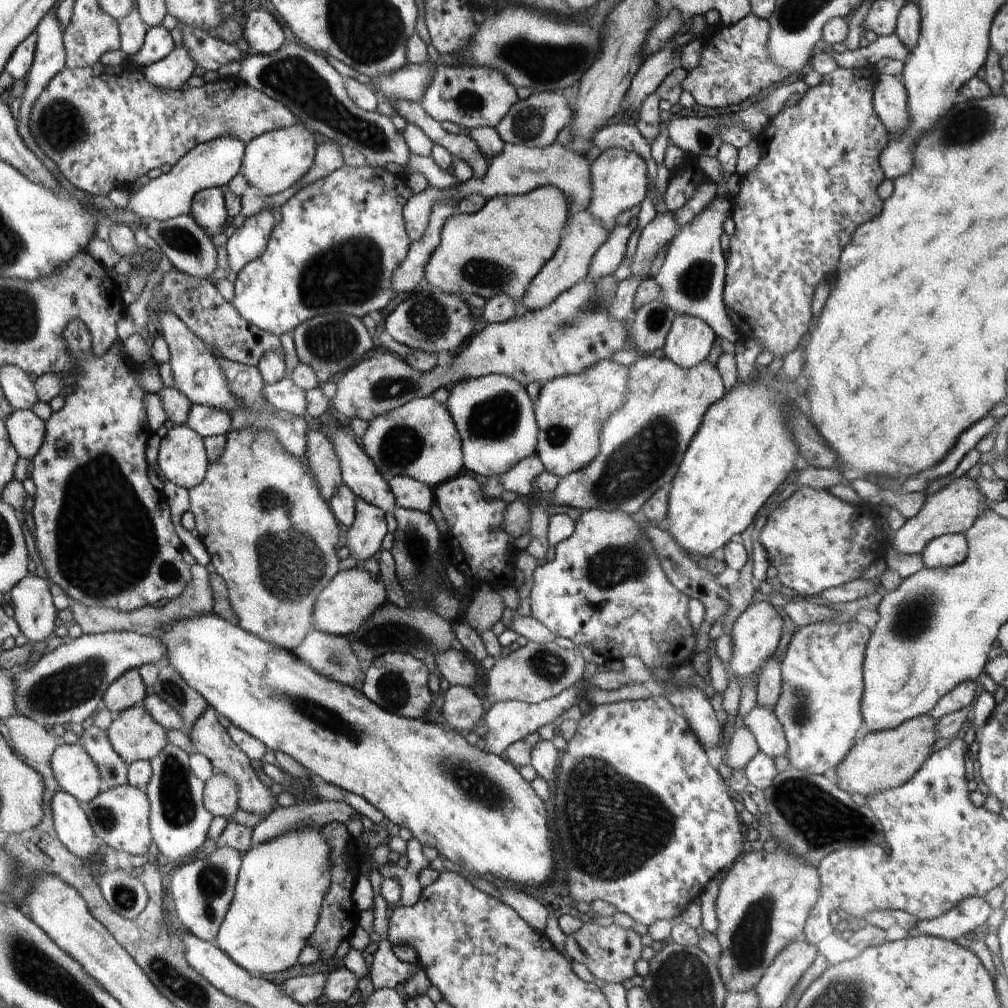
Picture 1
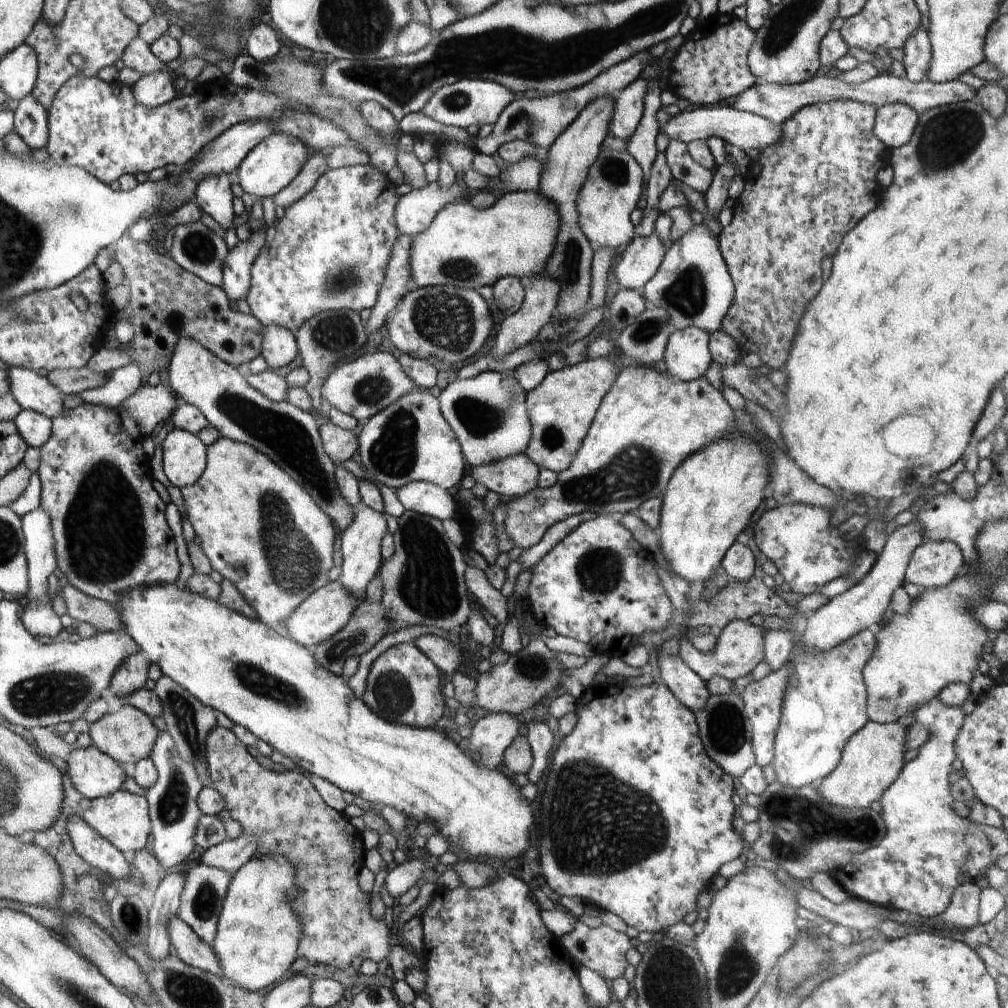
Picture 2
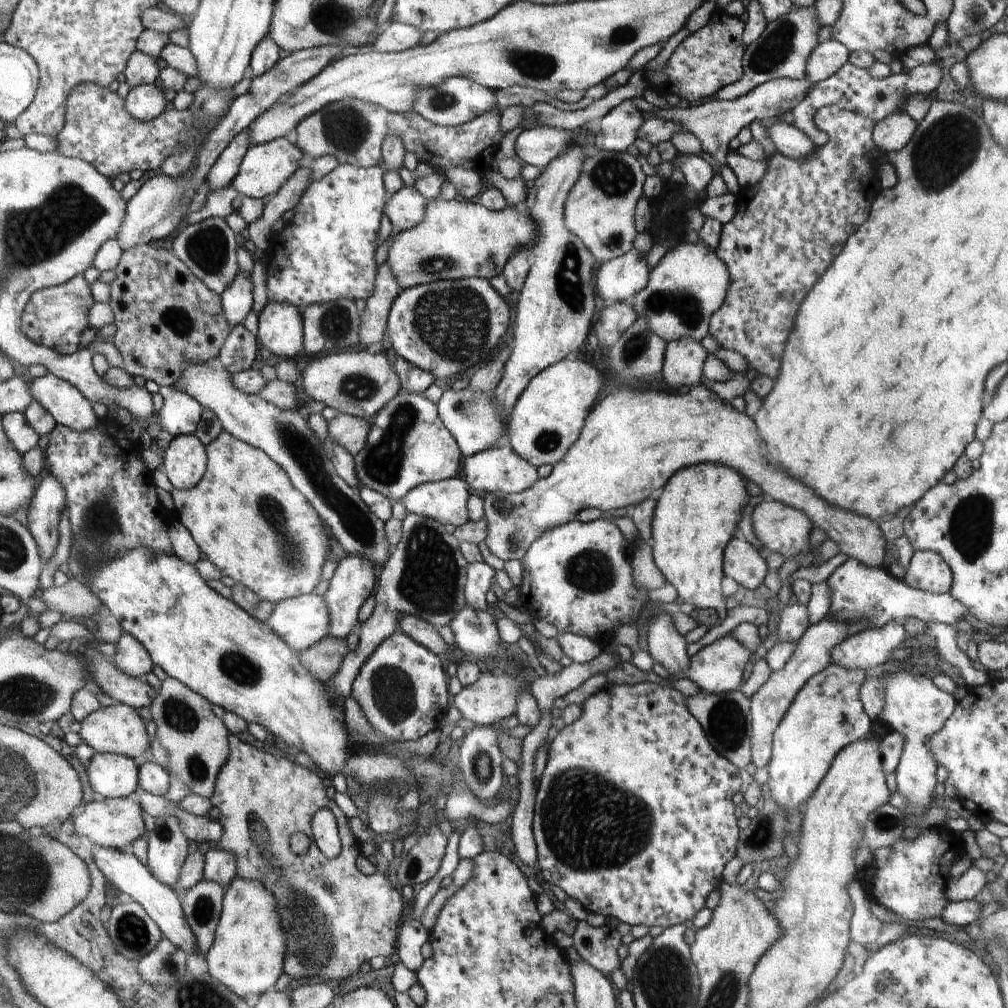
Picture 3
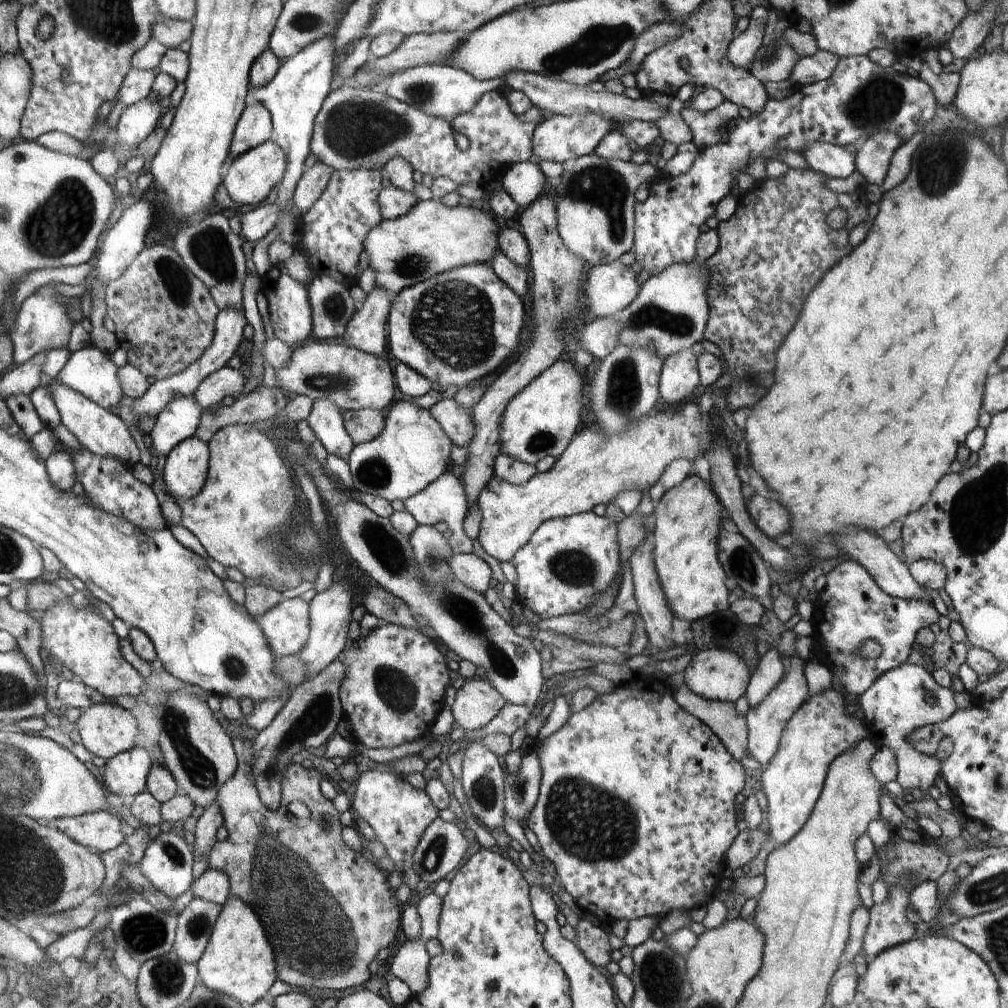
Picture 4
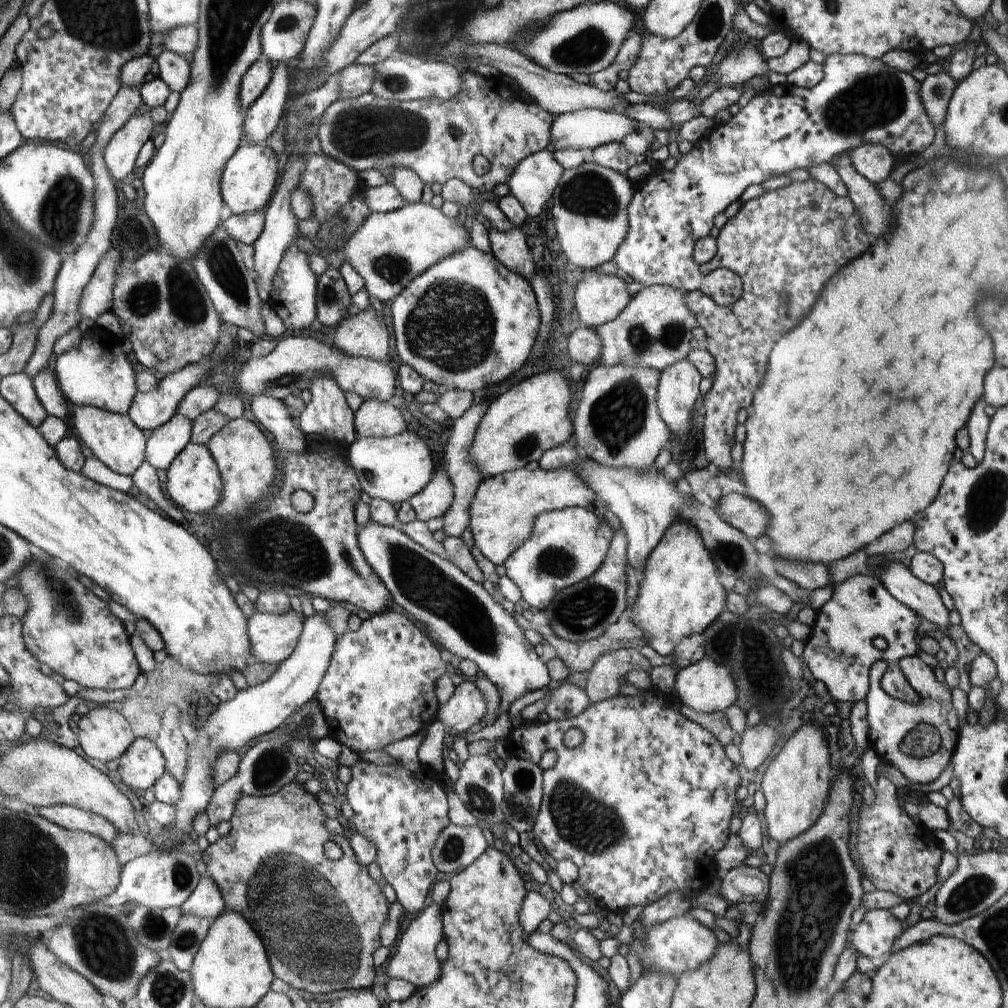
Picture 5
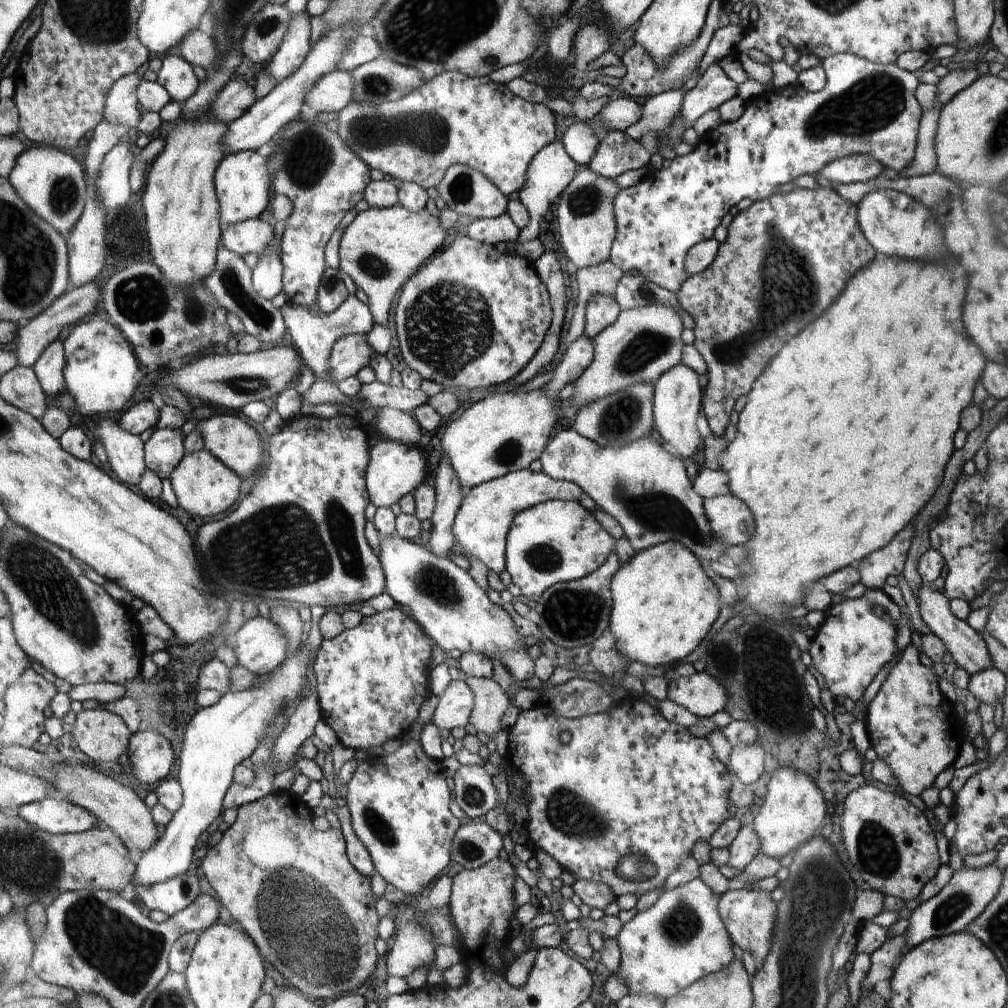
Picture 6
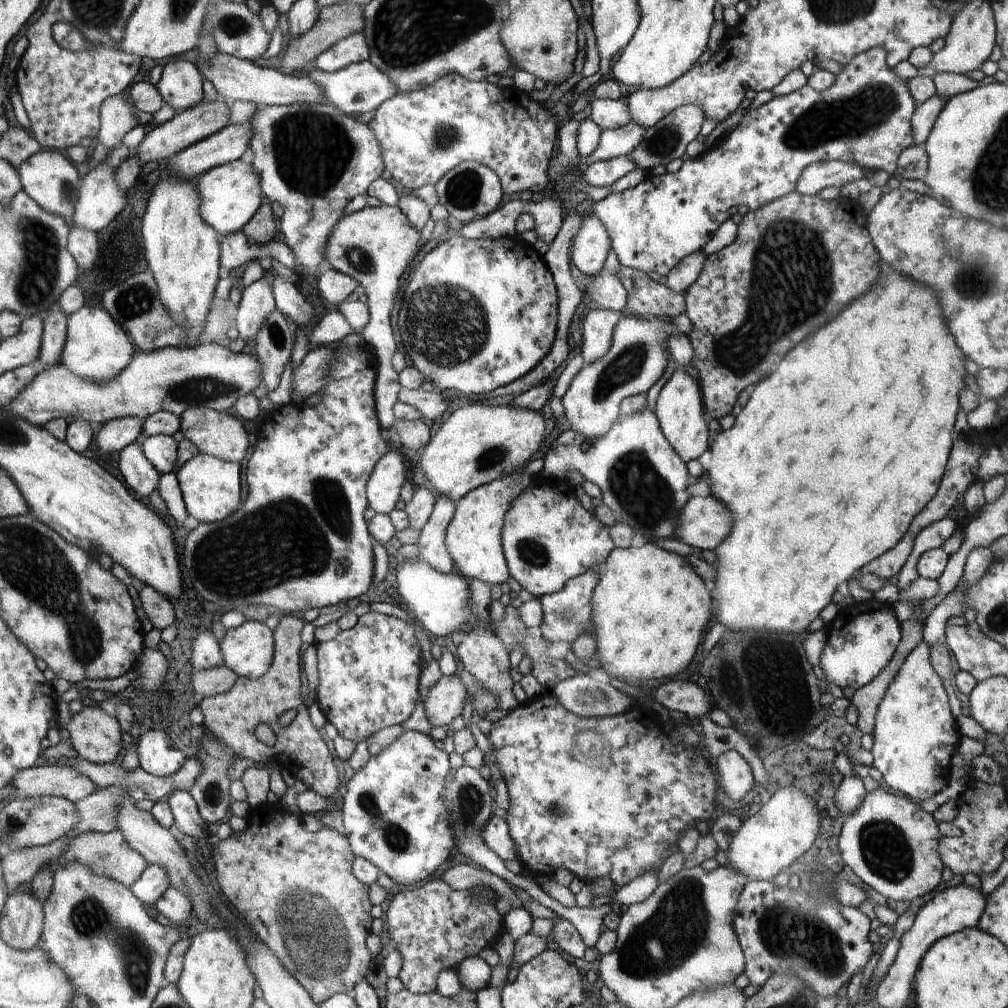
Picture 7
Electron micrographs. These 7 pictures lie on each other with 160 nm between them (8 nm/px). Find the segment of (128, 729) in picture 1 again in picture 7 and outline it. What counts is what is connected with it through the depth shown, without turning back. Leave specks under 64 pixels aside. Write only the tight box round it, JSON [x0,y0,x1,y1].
[65,706,122,763]

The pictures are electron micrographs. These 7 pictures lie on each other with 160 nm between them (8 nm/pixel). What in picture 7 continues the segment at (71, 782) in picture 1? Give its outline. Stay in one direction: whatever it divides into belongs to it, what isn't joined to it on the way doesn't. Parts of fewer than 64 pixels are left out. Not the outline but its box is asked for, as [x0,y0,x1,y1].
[137,729,188,777]

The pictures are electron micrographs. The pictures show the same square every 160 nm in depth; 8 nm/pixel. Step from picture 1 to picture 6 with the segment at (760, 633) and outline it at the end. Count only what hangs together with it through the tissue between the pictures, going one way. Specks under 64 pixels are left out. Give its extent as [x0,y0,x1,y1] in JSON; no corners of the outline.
[667,671,728,717]

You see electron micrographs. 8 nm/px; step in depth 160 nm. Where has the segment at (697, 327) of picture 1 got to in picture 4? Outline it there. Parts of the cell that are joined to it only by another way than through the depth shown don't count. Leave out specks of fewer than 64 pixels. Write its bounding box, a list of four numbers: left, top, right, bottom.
[659,349,701,406]

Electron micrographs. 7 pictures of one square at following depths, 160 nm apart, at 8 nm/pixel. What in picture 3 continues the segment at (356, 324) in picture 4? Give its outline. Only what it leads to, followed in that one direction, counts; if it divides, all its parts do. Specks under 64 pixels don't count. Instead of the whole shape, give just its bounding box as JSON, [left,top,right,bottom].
[360,262,402,346]

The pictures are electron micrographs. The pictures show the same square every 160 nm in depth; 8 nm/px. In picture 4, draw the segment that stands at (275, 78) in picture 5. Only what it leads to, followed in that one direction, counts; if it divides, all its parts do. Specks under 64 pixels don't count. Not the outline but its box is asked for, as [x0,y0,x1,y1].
[231,100,273,162]

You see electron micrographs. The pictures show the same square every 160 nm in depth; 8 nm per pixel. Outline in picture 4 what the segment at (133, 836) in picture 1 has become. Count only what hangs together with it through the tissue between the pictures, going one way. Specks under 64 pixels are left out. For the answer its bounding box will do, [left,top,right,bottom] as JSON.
[56,810,125,854]

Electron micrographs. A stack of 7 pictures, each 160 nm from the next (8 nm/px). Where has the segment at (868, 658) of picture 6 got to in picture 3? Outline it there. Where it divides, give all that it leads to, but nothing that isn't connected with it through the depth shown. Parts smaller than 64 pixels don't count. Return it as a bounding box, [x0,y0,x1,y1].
[826,558,968,627]

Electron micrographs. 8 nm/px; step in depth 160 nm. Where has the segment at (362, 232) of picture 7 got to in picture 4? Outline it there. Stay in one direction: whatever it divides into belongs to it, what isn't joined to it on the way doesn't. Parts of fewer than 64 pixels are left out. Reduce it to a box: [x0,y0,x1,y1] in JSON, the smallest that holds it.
[365,199,500,297]

